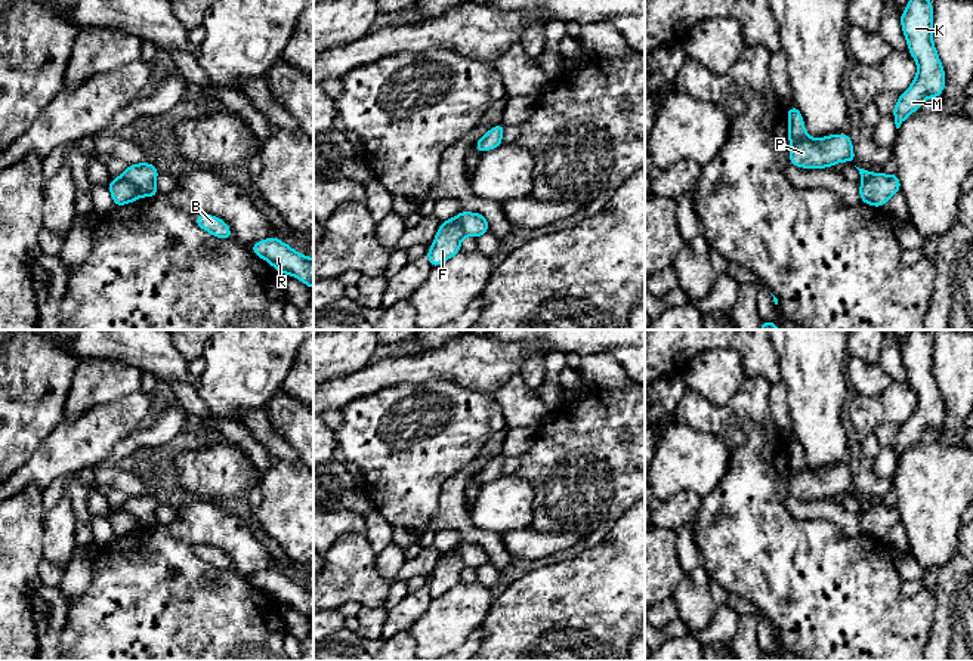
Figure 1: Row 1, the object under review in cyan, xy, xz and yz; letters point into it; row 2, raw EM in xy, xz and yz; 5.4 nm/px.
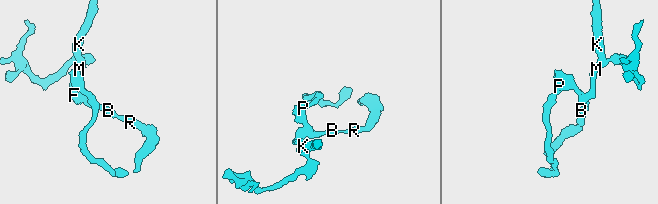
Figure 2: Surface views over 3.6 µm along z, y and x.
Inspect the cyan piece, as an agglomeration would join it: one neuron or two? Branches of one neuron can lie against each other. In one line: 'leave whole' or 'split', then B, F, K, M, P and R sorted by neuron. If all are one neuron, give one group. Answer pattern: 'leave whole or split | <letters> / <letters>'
split | B P R / F K M

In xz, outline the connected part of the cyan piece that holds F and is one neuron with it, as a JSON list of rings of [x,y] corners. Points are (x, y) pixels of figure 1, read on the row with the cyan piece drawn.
[[[451,217],[441,223],[433,241],[433,247],[427,250],[430,268],[439,266],[458,251],[461,251],[460,243],[464,238],[464,232],[457,217]]]

